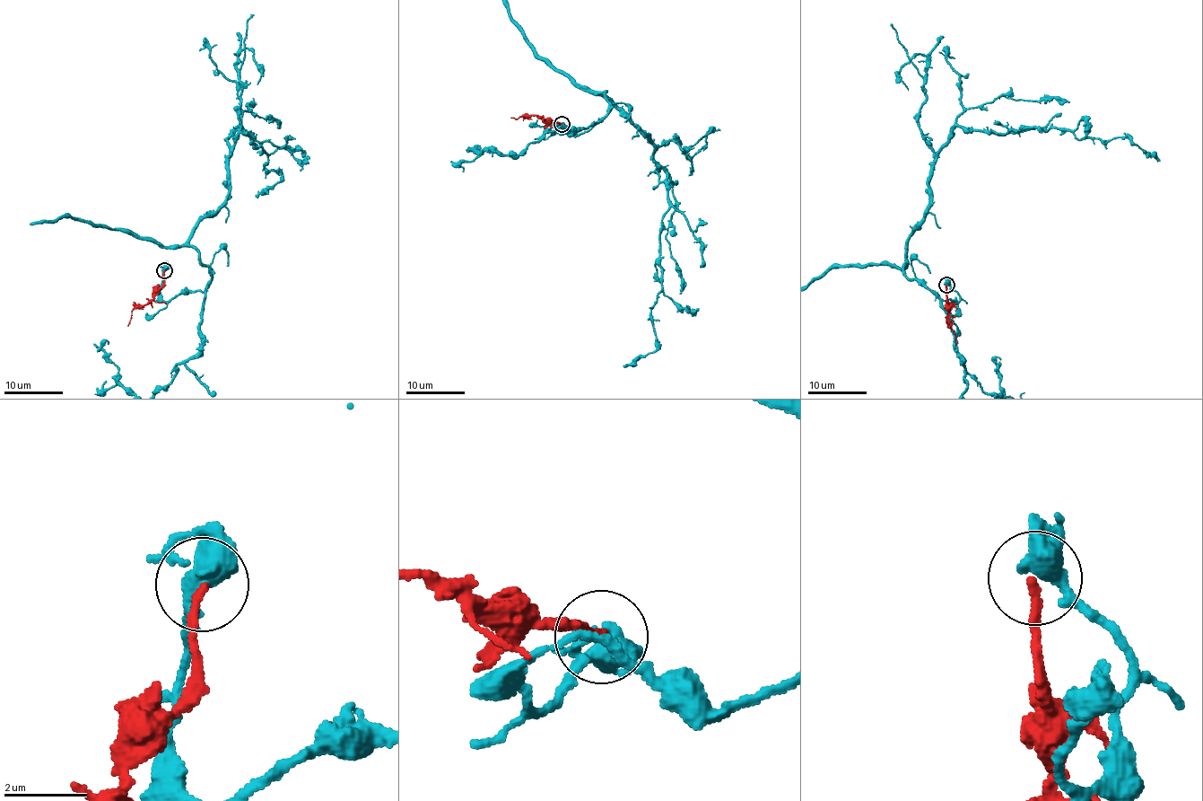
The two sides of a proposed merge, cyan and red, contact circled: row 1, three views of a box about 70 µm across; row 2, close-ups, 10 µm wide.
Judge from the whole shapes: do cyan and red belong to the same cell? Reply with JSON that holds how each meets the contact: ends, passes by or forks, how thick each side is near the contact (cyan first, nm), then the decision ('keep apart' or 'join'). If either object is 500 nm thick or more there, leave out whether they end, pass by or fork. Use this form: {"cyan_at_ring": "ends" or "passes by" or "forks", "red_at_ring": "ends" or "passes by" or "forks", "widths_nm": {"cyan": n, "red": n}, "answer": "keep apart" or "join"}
{"cyan_at_ring": "passes by", "red_at_ring": "ends", "widths_nm": {"cyan": 480, "red": 190}, "answer": "keep apart"}

